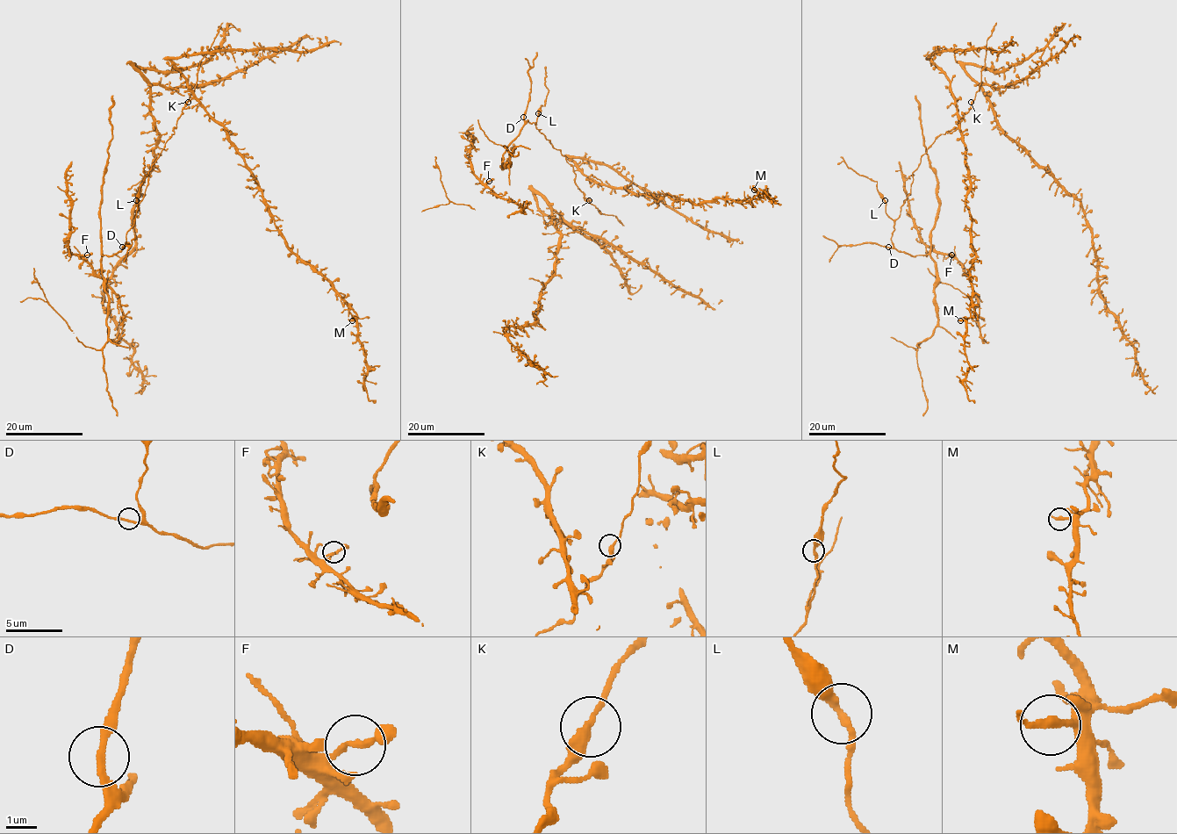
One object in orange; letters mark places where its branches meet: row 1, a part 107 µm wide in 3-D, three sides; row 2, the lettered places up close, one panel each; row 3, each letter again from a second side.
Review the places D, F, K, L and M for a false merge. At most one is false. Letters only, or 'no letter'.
no letter

